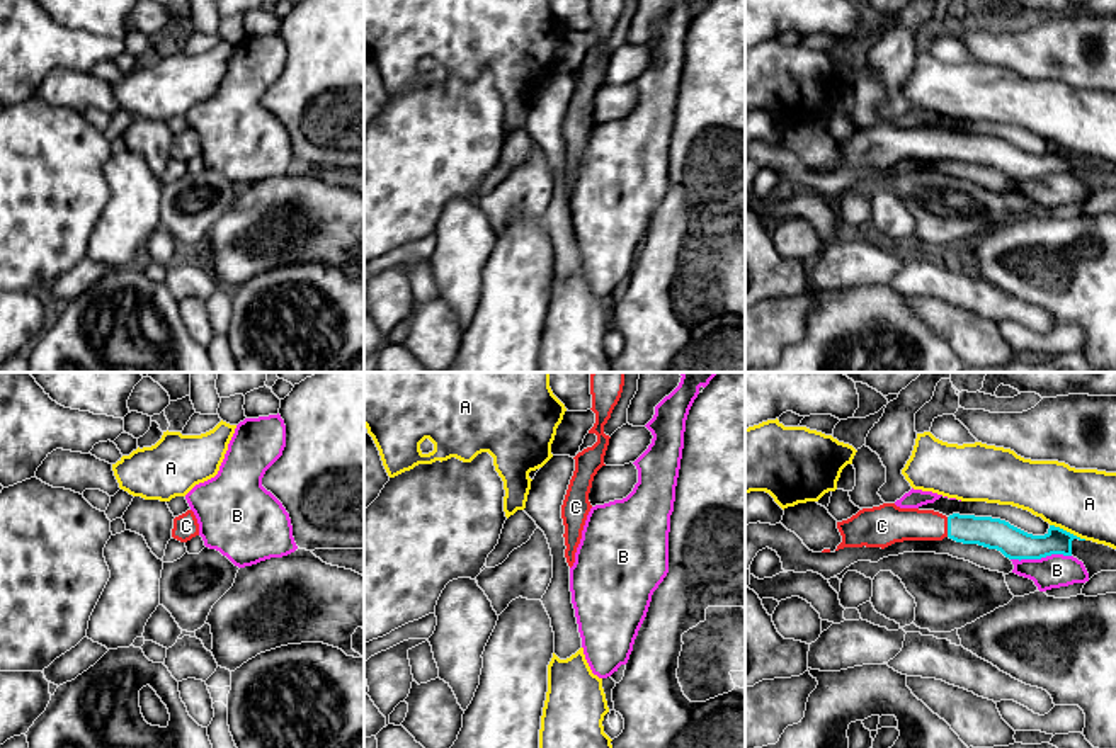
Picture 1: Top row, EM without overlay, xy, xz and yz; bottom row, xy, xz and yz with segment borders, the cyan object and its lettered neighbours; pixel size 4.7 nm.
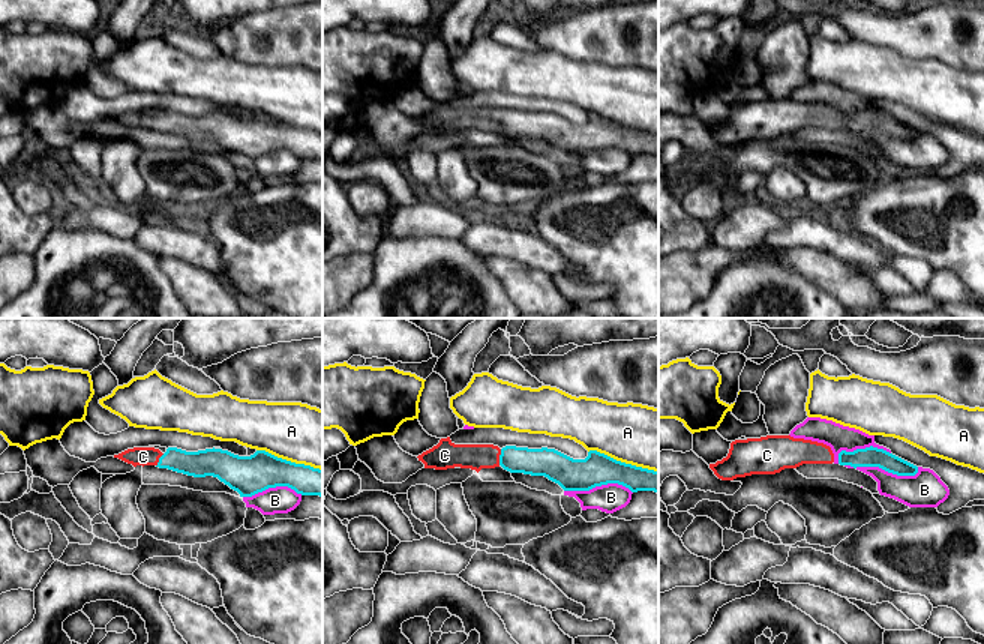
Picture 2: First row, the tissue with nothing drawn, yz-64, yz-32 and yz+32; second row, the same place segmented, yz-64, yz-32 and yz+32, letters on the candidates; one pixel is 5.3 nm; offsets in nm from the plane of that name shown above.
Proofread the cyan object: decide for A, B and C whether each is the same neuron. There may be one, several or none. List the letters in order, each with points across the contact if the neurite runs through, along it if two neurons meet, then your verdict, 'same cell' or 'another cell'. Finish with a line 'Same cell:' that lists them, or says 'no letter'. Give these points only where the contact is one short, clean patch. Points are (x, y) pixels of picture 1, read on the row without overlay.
A: another cell
B: another cell
C: way yz (990, 152), (948, 147), (895, 143); same cell
Same cell: C

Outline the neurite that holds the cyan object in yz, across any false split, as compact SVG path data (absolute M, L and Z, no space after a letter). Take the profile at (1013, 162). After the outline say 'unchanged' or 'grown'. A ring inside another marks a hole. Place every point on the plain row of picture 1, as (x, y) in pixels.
M883 122L873 128L863 128L847 139L837 141L842 162L835 170L844 167L888 167L903 160L942 160L949 156L963 163L978 163L1000 170L1009 178L1041 178L1051 173L1072 175L1072 160L1080 158L1060 146L1050 144L1045 155L1028 153L1005 139L992 136L975 136L953 133L949 136L934 129L900 128L895 122Z | grown

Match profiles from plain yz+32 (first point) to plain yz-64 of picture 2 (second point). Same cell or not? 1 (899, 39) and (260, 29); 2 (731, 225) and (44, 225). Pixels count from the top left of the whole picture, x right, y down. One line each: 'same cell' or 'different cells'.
1: same cell
2: different cells

